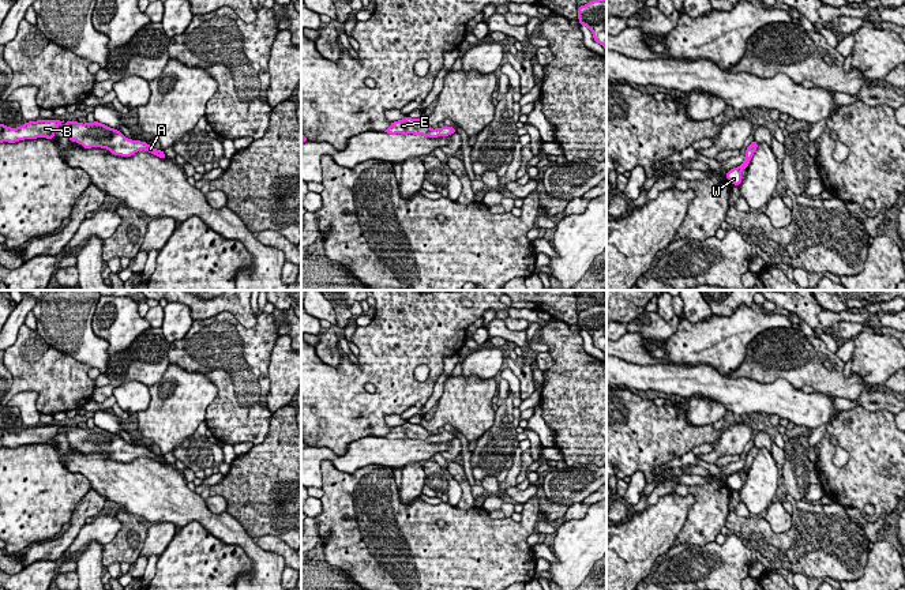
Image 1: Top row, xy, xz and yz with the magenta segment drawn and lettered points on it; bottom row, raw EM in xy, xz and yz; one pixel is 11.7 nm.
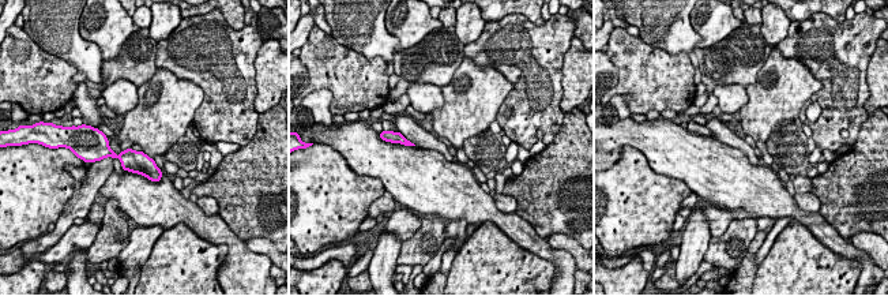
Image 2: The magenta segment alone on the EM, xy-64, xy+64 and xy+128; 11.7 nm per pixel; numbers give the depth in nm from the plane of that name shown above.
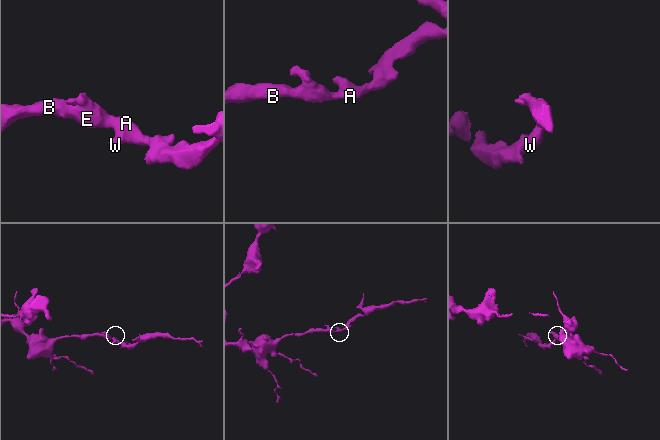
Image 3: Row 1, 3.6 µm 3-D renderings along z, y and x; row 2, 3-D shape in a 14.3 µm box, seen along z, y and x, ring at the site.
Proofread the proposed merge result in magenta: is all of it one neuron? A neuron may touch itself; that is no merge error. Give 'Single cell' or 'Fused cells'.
Single cell

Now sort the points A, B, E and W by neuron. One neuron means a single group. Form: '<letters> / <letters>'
A B E W

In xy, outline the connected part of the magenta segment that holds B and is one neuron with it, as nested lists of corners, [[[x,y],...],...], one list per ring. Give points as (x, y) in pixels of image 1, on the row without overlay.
[[[37,425],[25,428],[18,433],[0,429],[0,448],[37,443],[53,444],[61,428],[67,432],[70,446],[82,450],[85,454],[102,452],[121,462],[131,462],[136,456],[146,455],[162,465],[166,463],[162,455],[157,455],[146,447],[127,444],[120,436],[98,426],[82,429],[64,425]]]

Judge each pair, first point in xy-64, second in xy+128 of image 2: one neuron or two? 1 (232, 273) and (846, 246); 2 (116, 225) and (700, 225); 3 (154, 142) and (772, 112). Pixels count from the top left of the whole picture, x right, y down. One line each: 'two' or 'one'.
1: one
2: two
3: one

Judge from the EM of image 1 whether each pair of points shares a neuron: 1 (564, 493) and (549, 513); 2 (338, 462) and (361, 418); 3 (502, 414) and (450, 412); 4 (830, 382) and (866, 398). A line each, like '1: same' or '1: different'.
1: different
2: different
3: different
4: different

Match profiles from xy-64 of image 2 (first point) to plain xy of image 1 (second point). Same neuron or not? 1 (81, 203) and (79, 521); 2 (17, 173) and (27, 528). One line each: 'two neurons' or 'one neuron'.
1: one neuron
2: one neuron

